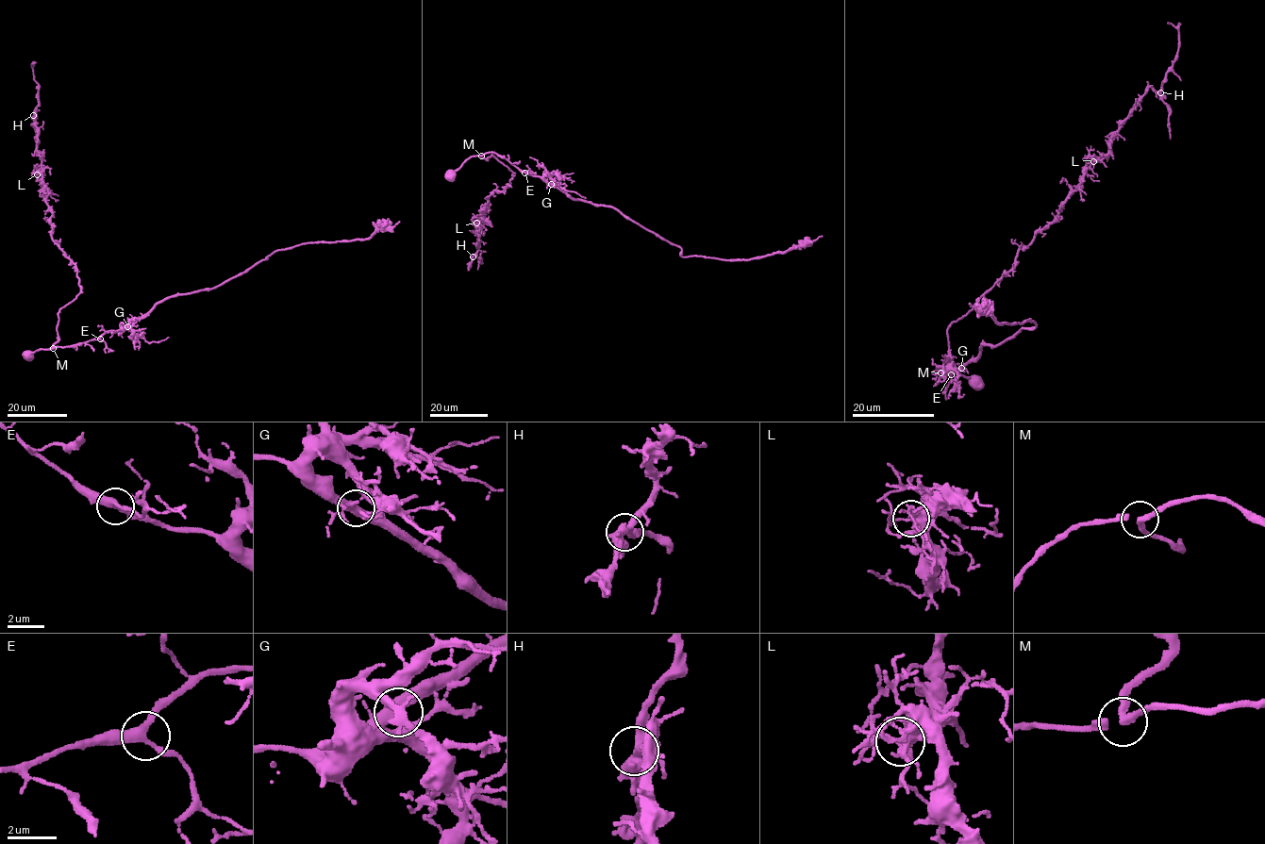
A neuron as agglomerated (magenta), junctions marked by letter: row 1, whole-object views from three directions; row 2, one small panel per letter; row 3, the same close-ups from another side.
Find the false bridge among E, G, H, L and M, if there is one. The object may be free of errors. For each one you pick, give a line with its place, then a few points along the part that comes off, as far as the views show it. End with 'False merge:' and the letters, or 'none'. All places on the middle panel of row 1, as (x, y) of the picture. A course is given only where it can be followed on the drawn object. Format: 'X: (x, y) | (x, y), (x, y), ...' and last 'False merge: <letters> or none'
M: (481, 156) | (481, 156), (495, 152), (573, 198), (617, 208), (676, 244), (684, 256), (751, 259), (804, 246), (822, 236)
False merge: M

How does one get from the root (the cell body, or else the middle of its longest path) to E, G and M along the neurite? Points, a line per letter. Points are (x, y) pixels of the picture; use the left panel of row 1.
E: (72, 345), (100, 339)
G: (72, 345), (96, 339), (109, 331), (124, 330), (127, 326)
M: (72, 345), (53, 348)

